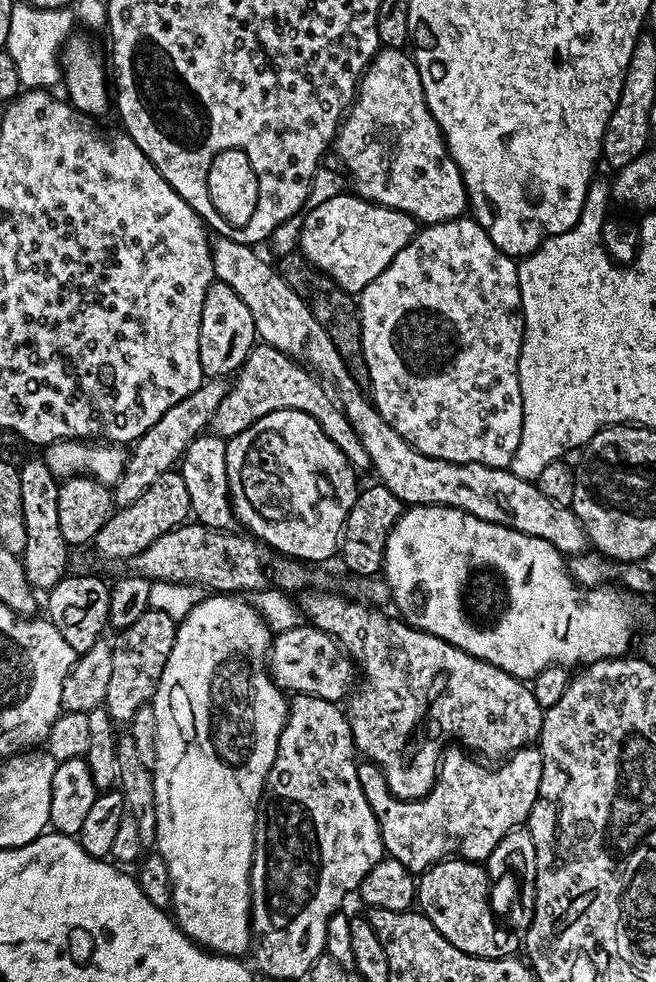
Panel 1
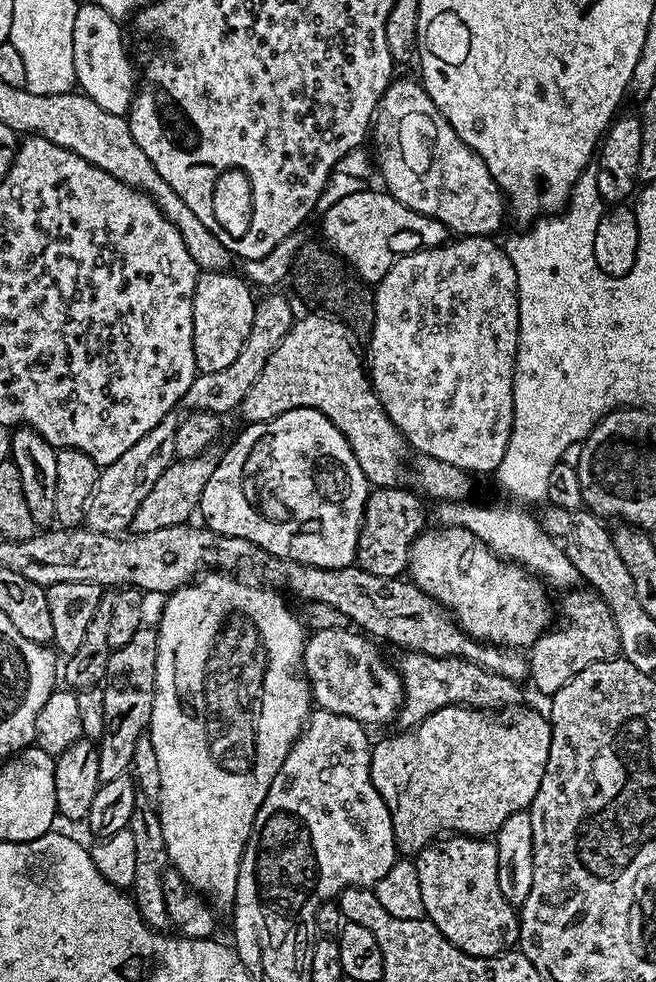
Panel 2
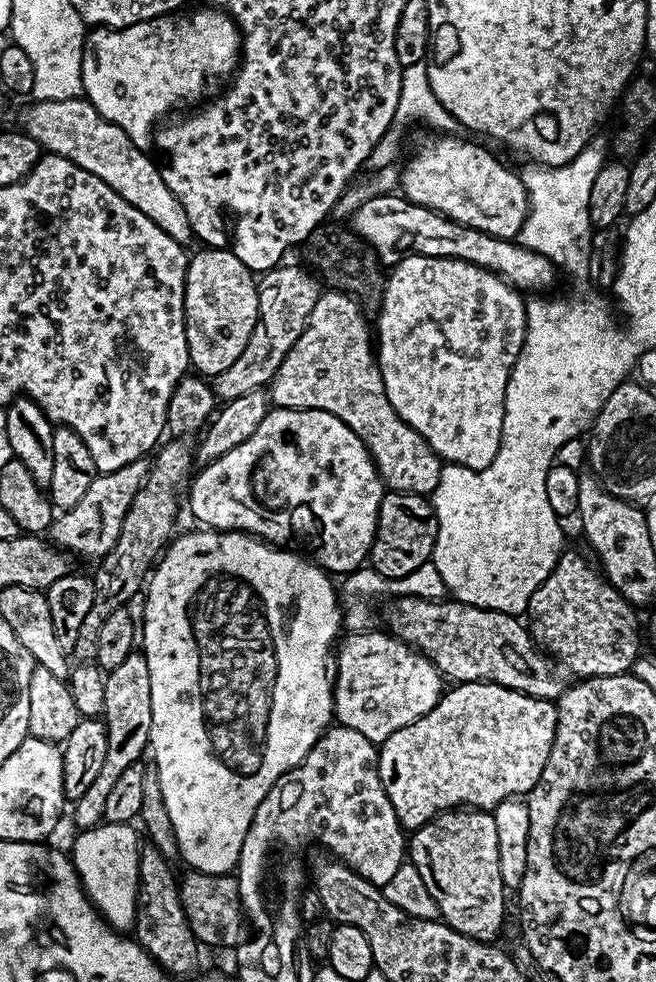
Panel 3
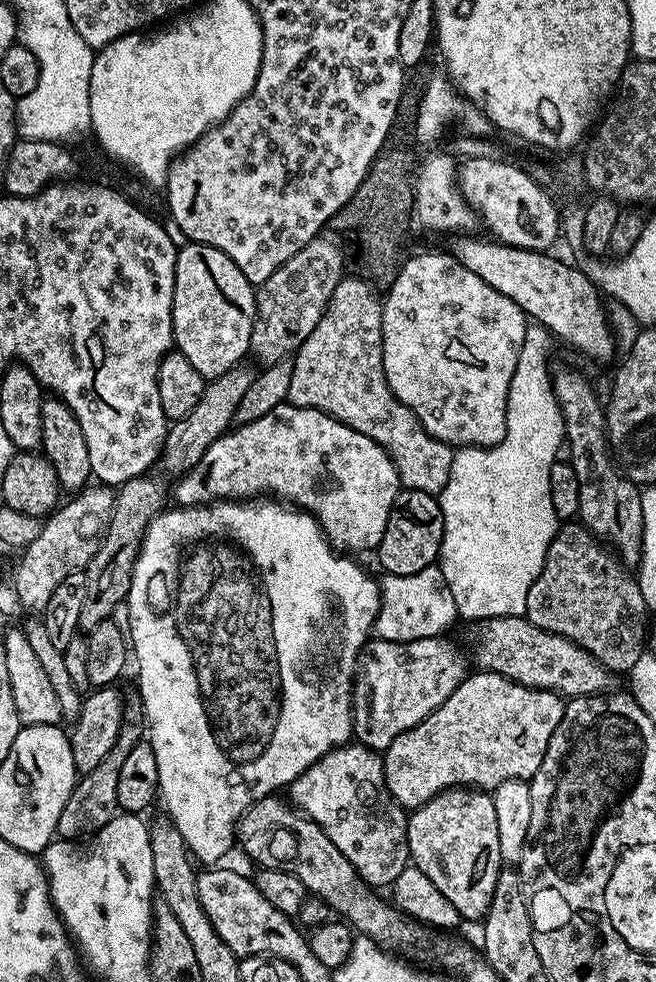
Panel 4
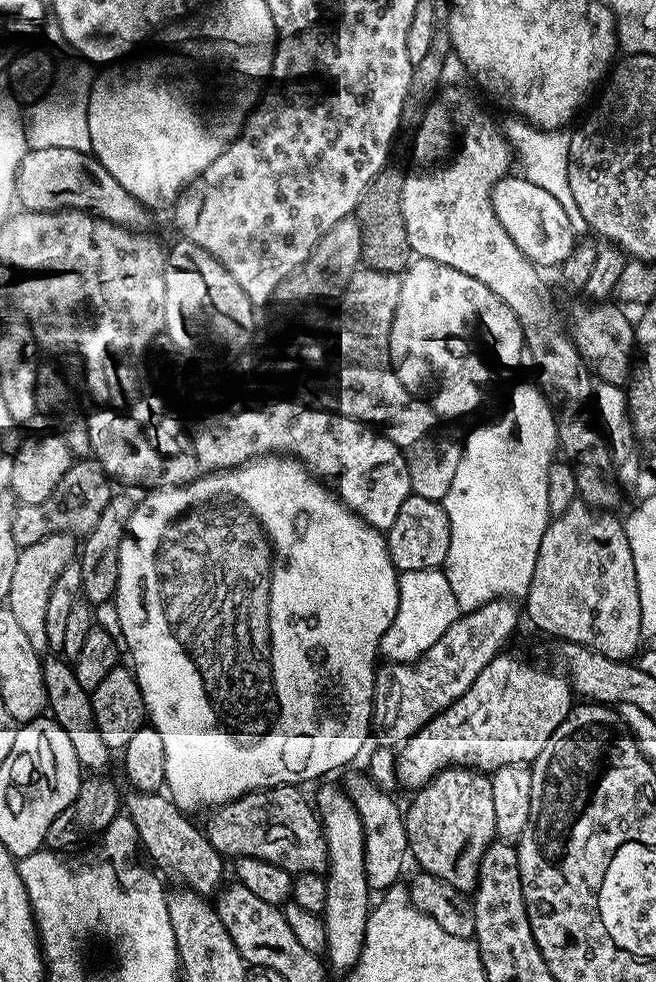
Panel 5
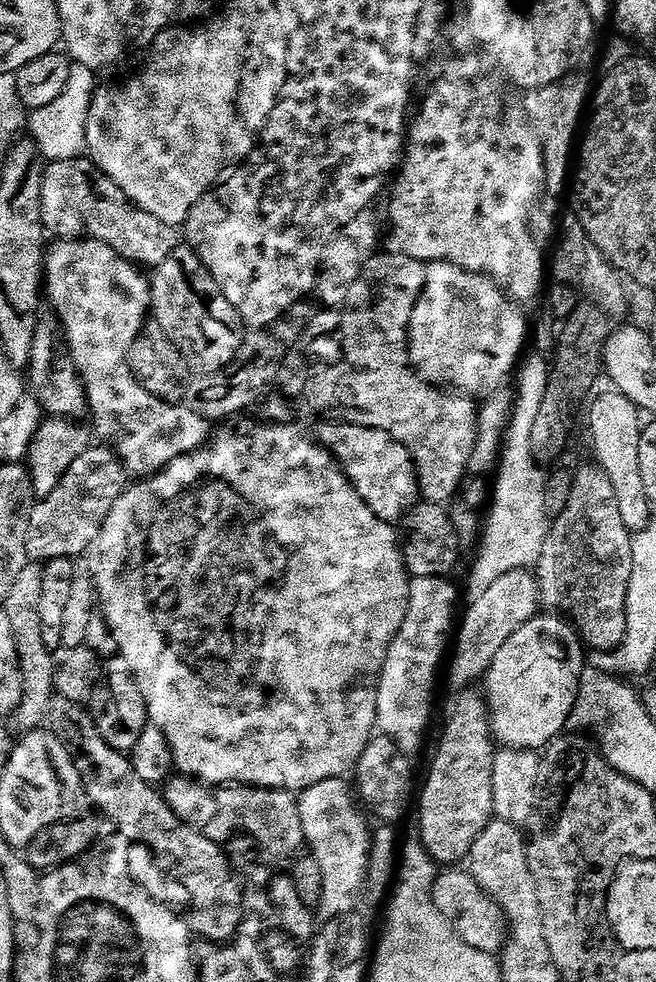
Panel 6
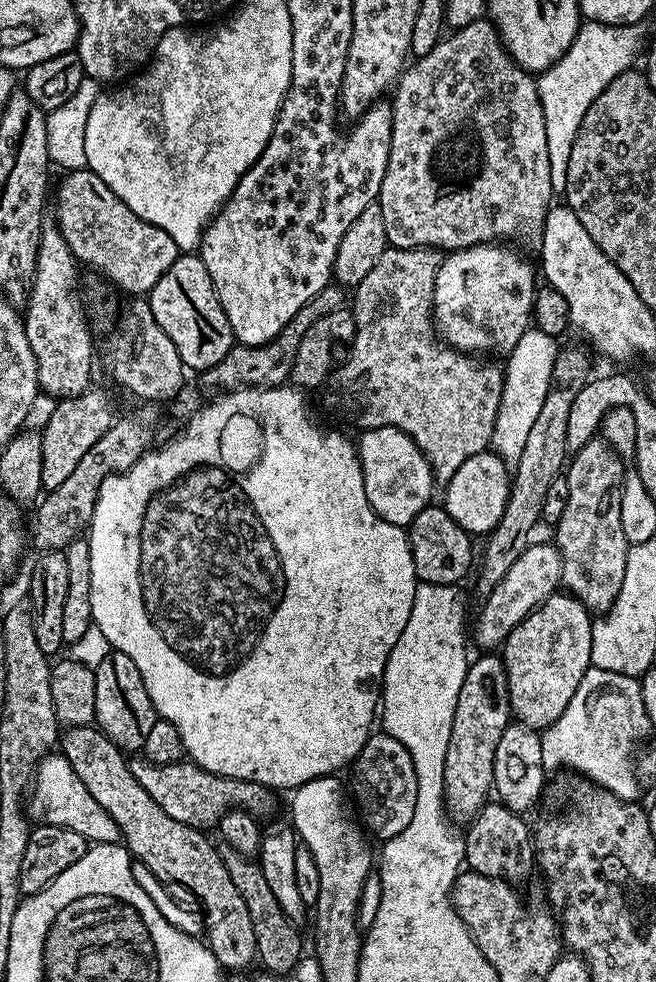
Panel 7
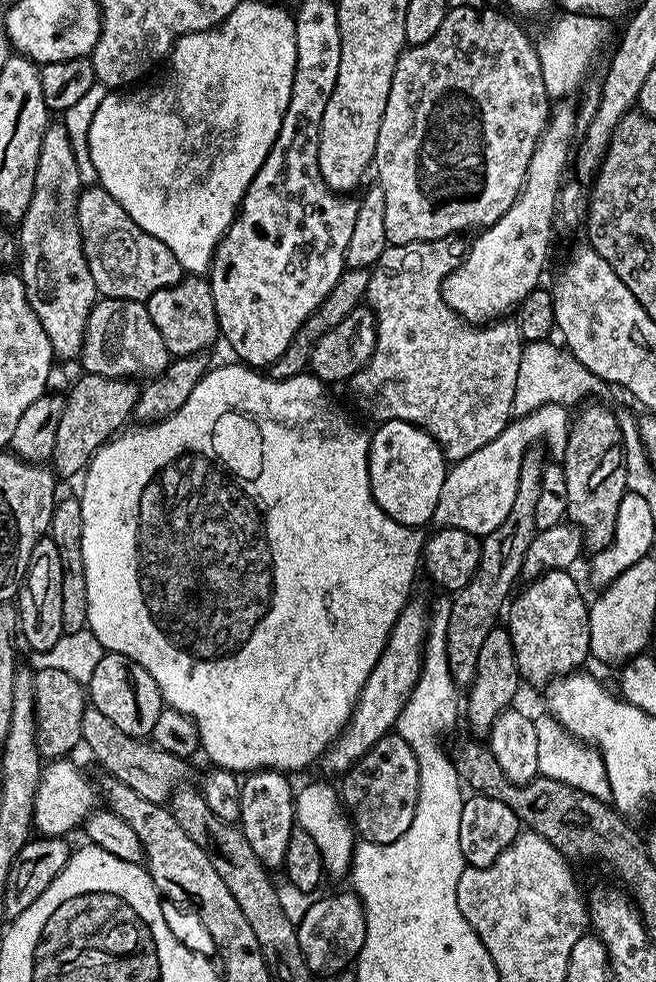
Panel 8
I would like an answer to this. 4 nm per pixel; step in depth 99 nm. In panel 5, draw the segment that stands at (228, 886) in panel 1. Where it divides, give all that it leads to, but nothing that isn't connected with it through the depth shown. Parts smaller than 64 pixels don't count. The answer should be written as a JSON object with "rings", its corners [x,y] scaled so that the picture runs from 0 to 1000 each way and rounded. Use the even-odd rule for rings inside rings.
{"rings":[[[410,462],[410,463],[405,463],[405,464],[393,464],[393,465],[390,465],[390,467],[389,467],[389,468],[378,468],[378,469],[375,469],[375,470],[373,470],[373,473],[366,473],[366,474],[364,474],[364,475],[363,475],[363,476],[360,476],[360,477],[343,477],[343,478],[340,478],[340,479],[337,479],[337,480],[332,480],[332,481],[319,481],[319,482],[317,482],[317,484],[314,484],[314,485],[309,485],[309,486],[308,486],[308,487],[302,487],[302,488],[300,488],[300,489],[293,489],[293,490],[291,490],[291,491],[288,491],[288,492],[287,492],[287,493],[270,493],[270,494],[267,494],[267,495],[245,495],[245,496],[242,496],[242,497],[239,497],[239,498],[236,498],[236,499],[232,499],[232,500],[227,500],[227,501],[226,501],[226,502],[224,502],[224,504],[221,504],[221,505],[220,505],[220,506],[218,506],[218,508],[215,508],[215,511],[213,511],[213,513],[212,513],[212,515],[209,515],[209,517],[207,517],[207,518],[206,518],[206,519],[204,519],[204,523],[198,523],[198,527],[197,527],[197,529],[195,529],[195,539],[192,539],[192,541],[189,541],[189,547],[188,547],[188,548],[186,548],[186,552],[184,552],[184,553],[183,553],[183,559],[181,559],[181,560],[180,560],[180,582],[178,582],[178,585],[177,585],[177,606],[175,606],[175,608],[174,608],[174,612],[175,612],[175,615],[177,615],[177,619],[178,619],[178,627],[177,627],[177,629],[175,629],[175,631],[177,631],[177,633],[178,633],[178,636],[180,636],[180,644],[181,644],[181,647],[183,647],[183,648],[184,648],[184,649],[186,649],[186,652],[188,652],[188,648],[186,648],[186,647],[189,647],[189,652],[191,652],[191,654],[192,654],[192,655],[195,655],[195,664],[197,664],[197,666],[198,666],[198,667],[201,667],[201,673],[198,673],[198,679],[200,679],[200,681],[201,681],[201,683],[203,683],[203,685],[204,685],[204,687],[206,687],[206,689],[207,689],[207,693],[209,693],[209,695],[210,695],[210,699],[212,699],[212,700],[213,700],[213,706],[215,706],[215,707],[216,707],[216,711],[218,711],[218,712],[220,712],[220,723],[221,723],[221,726],[223,726],[223,729],[224,729],[224,732],[226,732],[226,733],[227,733],[227,734],[229,734],[229,737],[230,737],[230,740],[235,740],[235,741],[238,741],[238,742],[239,742],[239,743],[241,743],[241,748],[242,748],[242,749],[244,749],[244,751],[245,751],[245,752],[247,752],[247,760],[248,760],[248,762],[250,762],[250,763],[253,763],[253,792],[252,792],[252,793],[250,793],[250,797],[252,797],[252,799],[253,799],[253,807],[255,807],[255,810],[256,810],[256,811],[258,811],[258,812],[259,812],[259,813],[261,813],[261,815],[262,815],[262,816],[265,816],[265,817],[267,817],[267,818],[268,818],[268,819],[270,819],[270,820],[271,820],[271,821],[273,821],[273,823],[274,823],[274,826],[276,826],[276,827],[279,827],[279,828],[282,828],[282,829],[294,829],[294,828],[293,828],[293,827],[299,827],[299,826],[302,826],[302,825],[303,825],[303,823],[311,823],[311,824],[309,824],[309,825],[322,825],[322,824],[325,824],[325,823],[334,823],[334,822],[335,822],[335,820],[338,820],[338,819],[349,819],[349,818],[351,818],[351,817],[352,817],[352,816],[354,816],[354,815],[360,815],[360,814],[361,814],[361,813],[363,813],[363,812],[366,812],[366,811],[373,811],[373,809],[375,809],[375,808],[377,808],[377,807],[390,807],[390,805],[393,805],[393,804],[395,804],[395,802],[416,802],[416,801],[418,801],[418,800],[424,800],[424,799],[425,799],[425,798],[450,798],[450,799],[453,799],[453,800],[463,800],[463,799],[468,799],[468,797],[466,797],[466,796],[468,796],[468,794],[482,794],[482,793],[485,793],[485,792],[486,792],[486,790],[494,790],[494,789],[497,789],[497,788],[498,788],[498,786],[506,786],[506,785],[509,785],[509,784],[511,784],[511,782],[524,782],[524,781],[527,781],[527,780],[529,780],[529,778],[530,778],[530,777],[534,777],[534,776],[535,776],[535,774],[537,774],[537,773],[540,773],[540,772],[541,772],[541,770],[543,770],[543,769],[546,769],[546,768],[547,768],[547,766],[549,766],[549,765],[552,765],[552,766],[550,766],[550,767],[553,767],[553,766],[555,766],[555,765],[556,765],[556,762],[555,762],[555,757],[558,757],[558,756],[559,756],[559,754],[564,754],[564,742],[566,742],[566,739],[567,739],[567,712],[569,712],[569,711],[570,711],[570,699],[572,699],[572,698],[573,698],[573,681],[575,681],[575,676],[576,676],[576,669],[578,669],[578,668],[579,668],[579,655],[581,655],[581,654],[582,654],[582,646],[588,646],[588,642],[595,642],[595,633],[601,633],[601,625],[602,625],[602,624],[604,624],[604,622],[605,622],[605,621],[607,621],[607,593],[608,593],[608,592],[610,592],[610,588],[608,588],[608,586],[607,586],[607,584],[605,584],[605,580],[604,580],[604,577],[601,577],[601,576],[599,576],[599,575],[598,575],[598,569],[596,569],[596,568],[595,568],[595,564],[593,564],[593,563],[591,563],[591,551],[590,551],[590,549],[588,549],[588,546],[587,546],[587,543],[584,543],[584,542],[578,542],[578,540],[576,540],[576,539],[575,539],[575,538],[566,538],[566,537],[564,537],[564,535],[561,535],[561,533],[559,533],[559,532],[556,532],[556,530],[553,530],[553,529],[552,529],[552,526],[550,526],[550,525],[546,525],[546,524],[543,524],[543,522],[541,522],[541,521],[537,521],[537,520],[534,520],[534,519],[532,519],[532,517],[530,517],[530,516],[529,516],[529,515],[527,515],[527,514],[526,514],[526,513],[523,513],[523,511],[520,511],[520,510],[518,510],[518,507],[517,507],[517,505],[514,505],[514,504],[512,504],[512,502],[511,502],[511,501],[508,501],[508,500],[506,500],[506,498],[505,498],[505,497],[502,497],[502,496],[498,496],[498,495],[495,495],[495,494],[494,494],[494,493],[492,493],[492,492],[489,492],[489,490],[488,490],[488,489],[486,489],[486,488],[483,488],[483,486],[480,486],[480,485],[477,485],[477,484],[476,484],[476,482],[474,482],[474,481],[471,481],[471,480],[470,480],[470,478],[468,478],[468,477],[465,477],[465,476],[463,476],[463,474],[462,474],[462,473],[459,473],[459,471],[457,471],[457,469],[456,469],[456,468],[453,468],[453,467],[450,467],[450,466],[441,466],[441,465],[436,465],[436,464],[430,464],[430,463],[425,463],[425,462]]]}

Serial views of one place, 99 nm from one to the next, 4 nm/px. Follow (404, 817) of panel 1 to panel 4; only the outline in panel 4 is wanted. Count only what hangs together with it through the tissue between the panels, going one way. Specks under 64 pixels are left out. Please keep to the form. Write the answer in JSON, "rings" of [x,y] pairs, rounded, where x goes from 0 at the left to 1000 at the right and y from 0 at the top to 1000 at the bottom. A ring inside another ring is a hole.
{"rings":[[[726,682],[709,687],[692,707],[686,707],[668,723],[625,743],[607,747],[607,752],[601,752],[601,756],[585,763],[585,795],[593,809],[611,823],[633,825],[683,802],[712,800],[748,804],[765,800],[765,796],[809,795],[820,780],[826,780],[826,772],[832,772],[838,747],[845,747],[851,735],[857,735],[860,718],[861,714],[849,706],[803,701],[756,684]]]}

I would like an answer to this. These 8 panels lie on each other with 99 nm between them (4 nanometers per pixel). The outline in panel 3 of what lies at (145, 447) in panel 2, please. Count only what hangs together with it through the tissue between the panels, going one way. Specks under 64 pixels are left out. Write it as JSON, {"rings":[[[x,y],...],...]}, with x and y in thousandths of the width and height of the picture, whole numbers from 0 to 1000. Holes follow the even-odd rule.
{"rings":[[[216,467],[186,475],[186,479],[148,483],[143,491],[137,491],[137,499],[131,499],[125,511],[119,511],[119,515],[111,517],[96,518],[81,529],[76,539],[78,553],[105,564],[117,562],[122,566],[157,568],[180,552],[186,527],[192,527],[192,519],[198,517],[204,503],[210,503],[220,493],[227,476],[227,469]]]}

